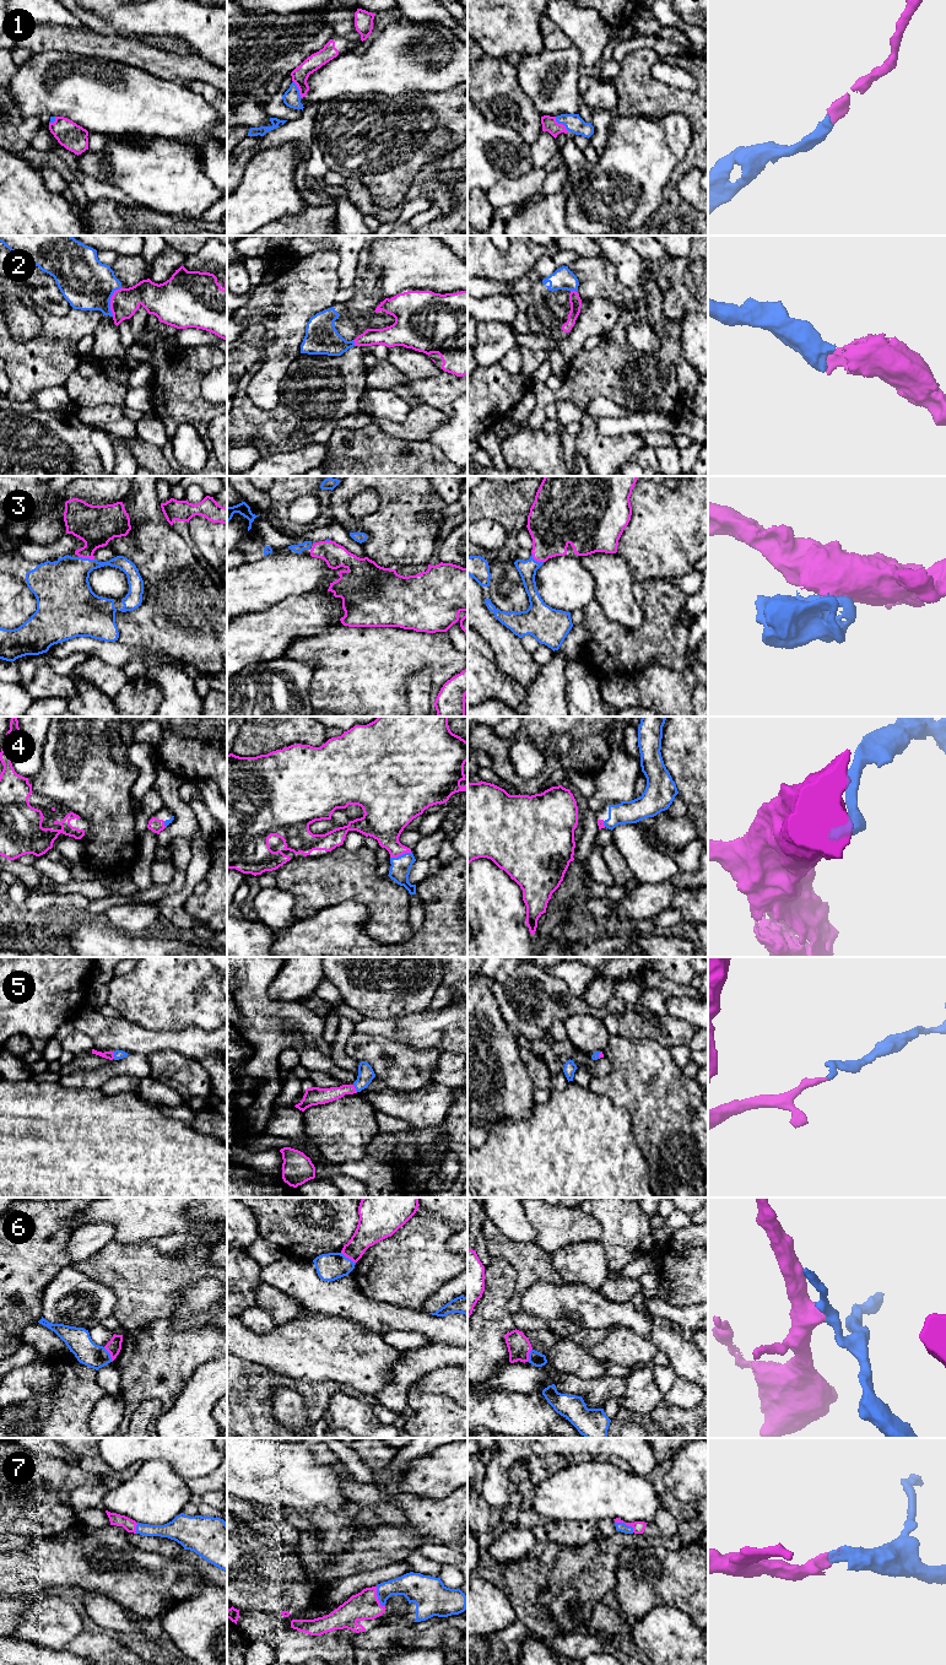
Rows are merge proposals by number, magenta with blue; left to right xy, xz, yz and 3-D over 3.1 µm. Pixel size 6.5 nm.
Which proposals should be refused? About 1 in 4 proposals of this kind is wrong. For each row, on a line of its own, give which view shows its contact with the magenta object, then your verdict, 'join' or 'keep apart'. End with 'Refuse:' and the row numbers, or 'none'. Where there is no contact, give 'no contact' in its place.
1: yz | join
2: xy | join
3: xy | join
4: xz | join
5: xy | join
6: xz | keep apart
7: xz | join
Refuse: 6

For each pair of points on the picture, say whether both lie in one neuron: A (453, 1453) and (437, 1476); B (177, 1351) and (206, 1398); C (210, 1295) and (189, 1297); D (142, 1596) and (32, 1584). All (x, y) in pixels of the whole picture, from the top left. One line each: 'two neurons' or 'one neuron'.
A: one neuron
B: two neurons
C: one neuron
D: one neuron

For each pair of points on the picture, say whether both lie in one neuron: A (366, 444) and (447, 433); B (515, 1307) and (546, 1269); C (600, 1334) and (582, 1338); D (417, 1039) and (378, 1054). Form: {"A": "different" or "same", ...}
{"A": "different", "B": "same", "C": "same", "D": "different"}

